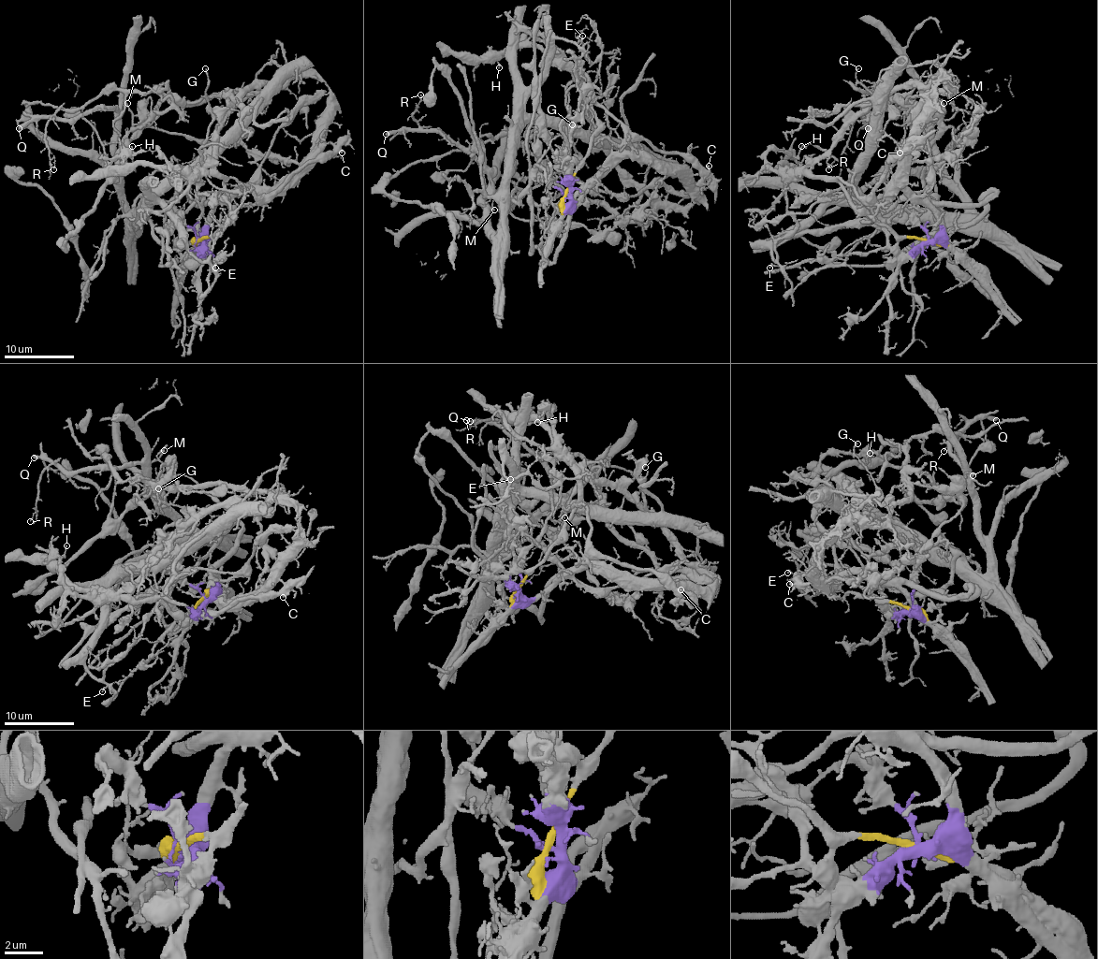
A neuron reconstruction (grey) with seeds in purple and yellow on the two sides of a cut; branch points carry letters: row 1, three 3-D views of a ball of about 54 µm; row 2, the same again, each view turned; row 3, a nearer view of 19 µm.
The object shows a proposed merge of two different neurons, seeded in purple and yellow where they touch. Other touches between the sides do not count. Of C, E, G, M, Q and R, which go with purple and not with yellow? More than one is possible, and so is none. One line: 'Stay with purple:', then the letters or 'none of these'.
Stay with purple: C, M

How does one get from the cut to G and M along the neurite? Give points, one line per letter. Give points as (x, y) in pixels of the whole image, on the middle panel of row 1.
G: (564, 193), (596, 128), (594, 114), (588, 107), (570, 123), (578, 156), (572, 124)
M: (566, 193), (574, 205), (624, 158), (651, 156), (696, 198), (624, 219), (542, 170), (510, 177), (494, 210)

